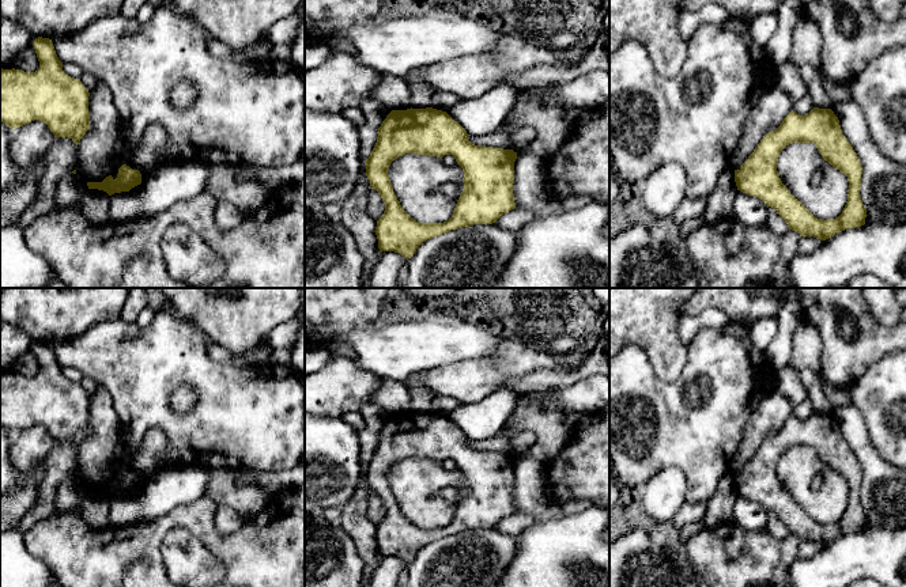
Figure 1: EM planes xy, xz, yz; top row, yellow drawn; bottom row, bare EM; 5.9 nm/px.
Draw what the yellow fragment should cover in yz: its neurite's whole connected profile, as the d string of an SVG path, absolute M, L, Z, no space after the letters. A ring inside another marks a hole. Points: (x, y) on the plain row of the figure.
M813 412L805 420L790 416L781 429L763 440L748 463L735 474L737 495L760 503L800 541L826 545L838 537L865 529L867 514L861 505L862 472L852 448L842 439L831 413ZM792 447L812 447L822 462L848 481L848 505L835 523L815 522L782 488L777 476L778 461Z

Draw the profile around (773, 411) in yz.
M778 391L763 398L751 414L740 438L735 458L731 463L740 472L758 451L765 439L775 435L793 414L793 405Z

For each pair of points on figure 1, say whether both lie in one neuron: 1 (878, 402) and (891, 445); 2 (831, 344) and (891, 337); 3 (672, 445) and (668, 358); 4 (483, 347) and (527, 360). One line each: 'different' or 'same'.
1: same
2: same
3: different
4: different

